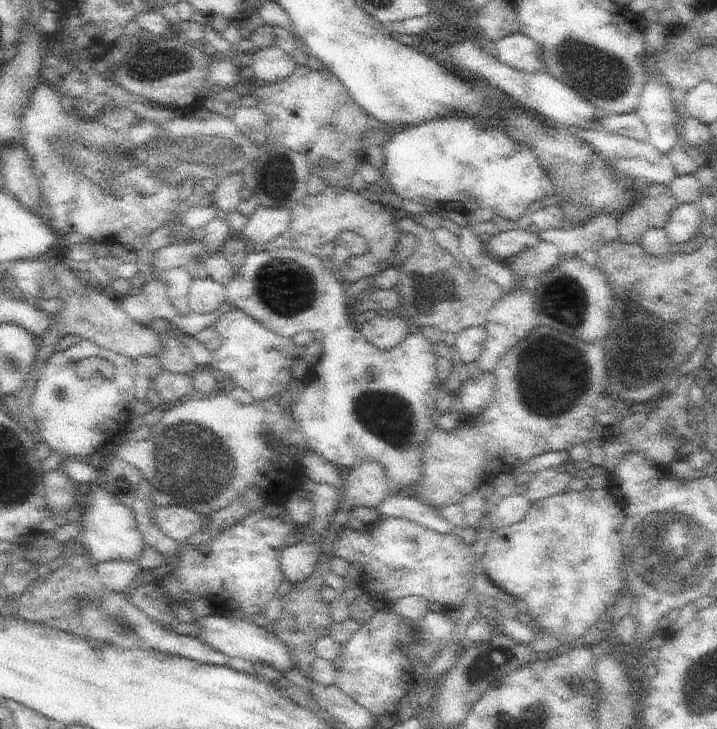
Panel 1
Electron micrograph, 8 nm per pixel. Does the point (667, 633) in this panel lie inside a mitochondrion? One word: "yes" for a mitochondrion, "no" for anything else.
no

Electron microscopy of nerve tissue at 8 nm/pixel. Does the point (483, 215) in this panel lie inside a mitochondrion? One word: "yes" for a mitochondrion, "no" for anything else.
no

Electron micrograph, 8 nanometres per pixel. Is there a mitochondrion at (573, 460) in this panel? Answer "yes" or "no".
no

